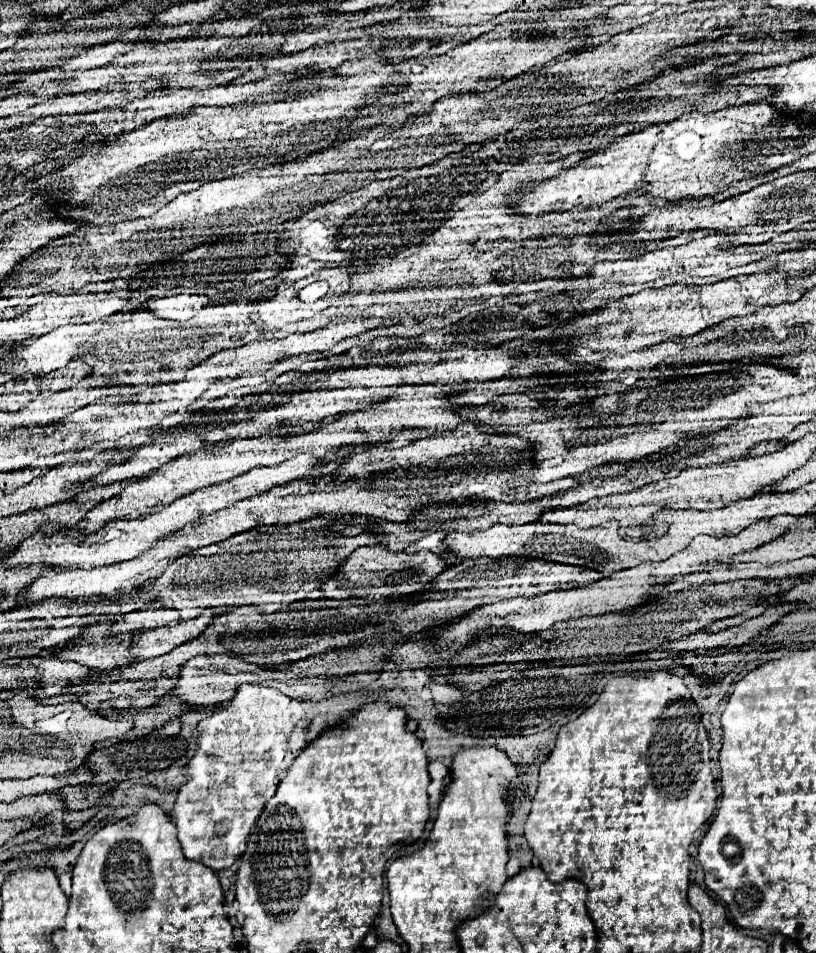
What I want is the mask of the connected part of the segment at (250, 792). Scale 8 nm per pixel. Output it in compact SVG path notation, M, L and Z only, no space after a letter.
M245 683L235 691L235 697L223 703L221 711L213 717L203 719L197 725L199 737L195 739L197 749L193 757L183 767L187 781L179 787L173 821L179 831L179 843L187 859L203 861L213 871L221 871L233 865L233 861L243 855L249 833L261 815L265 803L275 795L279 775L285 769L285 757L289 751L289 737L293 735L291 721L291 699L273 687L259 683Z

